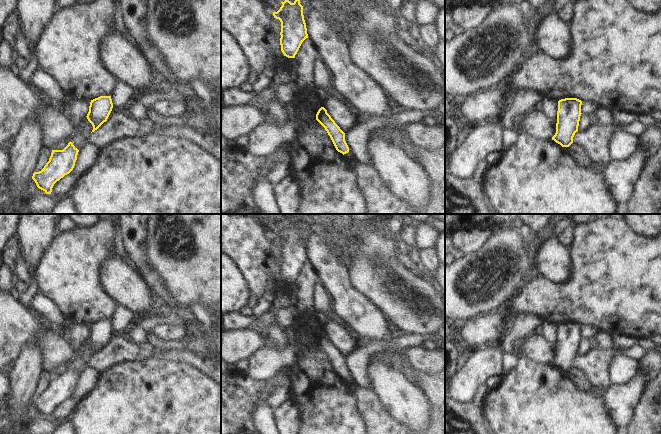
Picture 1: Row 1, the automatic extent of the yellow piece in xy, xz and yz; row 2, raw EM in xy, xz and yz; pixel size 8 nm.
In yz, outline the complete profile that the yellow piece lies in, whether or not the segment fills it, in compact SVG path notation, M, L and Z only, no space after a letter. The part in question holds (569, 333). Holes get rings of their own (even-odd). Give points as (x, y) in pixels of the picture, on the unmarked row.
M565 322L558 325L556 357L552 361L562 371L569 371L578 355L582 325L577 322Z

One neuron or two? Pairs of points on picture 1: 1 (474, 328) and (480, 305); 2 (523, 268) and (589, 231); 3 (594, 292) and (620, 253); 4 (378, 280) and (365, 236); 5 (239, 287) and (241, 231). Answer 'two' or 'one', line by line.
1: two
2: two
3: one
4: one
5: two

